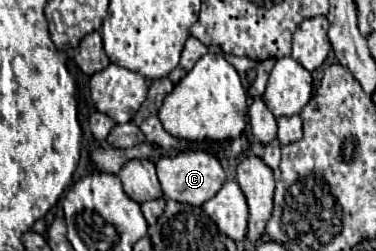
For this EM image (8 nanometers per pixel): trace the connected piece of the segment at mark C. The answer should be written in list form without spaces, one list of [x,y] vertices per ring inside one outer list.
[[[181,151],[173,157],[157,159],[155,165],[157,165],[157,177],[163,187],[163,195],[179,203],[203,205],[205,201],[215,197],[221,185],[225,183],[225,171],[219,159],[215,155],[209,155],[207,151]]]

